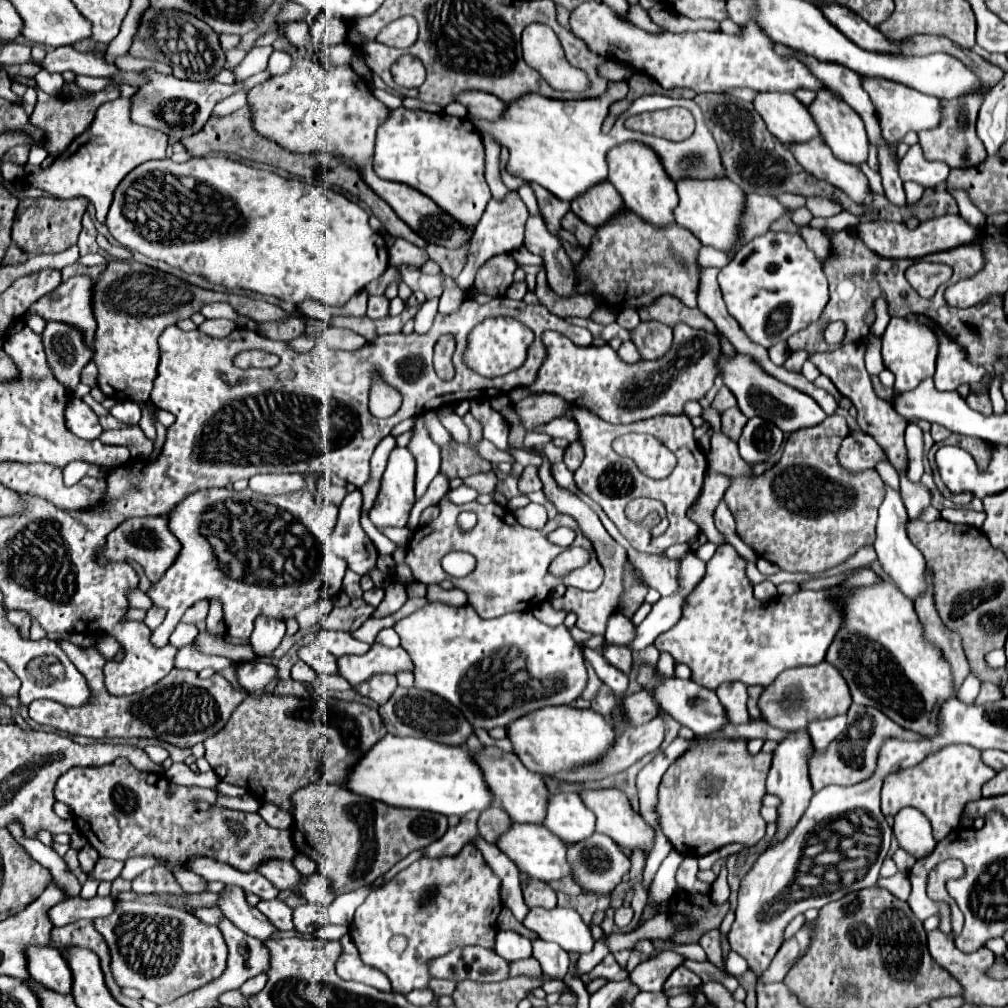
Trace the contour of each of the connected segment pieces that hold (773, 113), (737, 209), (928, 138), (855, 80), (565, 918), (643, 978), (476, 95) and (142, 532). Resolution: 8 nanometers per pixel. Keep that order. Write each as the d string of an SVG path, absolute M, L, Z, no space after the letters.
M759 92L753 106L767 124L767 130L783 144L807 142L819 136L809 110L793 94Z
M681 178L677 182L677 194L679 204L673 210L675 222L691 230L701 240L701 244L729 252L739 236L739 220L743 214L745 192L729 178Z
M965 94L953 100L939 100L941 102L941 124L933 130L921 130L919 132L919 144L923 148L925 158L929 160L941 160L949 164L951 168L969 168L977 166L977 162L983 162L987 158L987 152L983 148L983 142L975 134L975 120L977 112L985 100L985 94Z
M773 44L773 50L779 56L797 58L801 64L805 64L815 78L819 78L829 90L837 92L853 110L857 110L857 114L861 114L865 128L867 128L867 134L869 134L869 142L875 146L885 144L885 140L881 138L877 114L873 110L873 104L869 102L869 94L865 94L865 90L861 88L861 78L857 72L853 72L837 62L817 60L801 50L795 50L795 48L789 48L783 44Z
M531 908L523 920L523 926L535 932L541 940L555 942L567 952L575 950L585 954L595 946L591 928L575 910L569 908Z
M659 952L657 956L643 960L629 974L631 984L635 984L643 992L661 992L667 976L683 962L683 958L675 952Z
M465 90L465 92L457 94L455 100L461 102L471 114L485 118L485 120L497 120L505 110L505 104L495 94L489 94L489 92Z
M145 516L145 518L131 518L125 520L119 528L115 528L105 542L103 552L99 554L99 560L103 562L137 562L145 570L147 578L151 582L157 582L161 574L173 564L173 558L179 550L177 538L167 528L167 518L163 516Z

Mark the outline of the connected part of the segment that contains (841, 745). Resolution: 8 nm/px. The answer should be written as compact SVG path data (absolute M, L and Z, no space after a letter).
M851 704L849 706L849 722L847 722L847 732L835 738L823 752L813 750L809 758L809 780L813 786L813 792L819 792L823 786L829 784L841 784L841 786L851 786L857 784L869 774L873 774L875 764L877 764L877 750L881 748L881 742L889 736L897 738L921 738L915 732L903 730L899 724L895 724L891 718L887 718L881 710L869 708L869 706L859 706Z

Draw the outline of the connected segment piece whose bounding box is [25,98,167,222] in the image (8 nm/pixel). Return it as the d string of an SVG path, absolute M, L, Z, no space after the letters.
M117 98L97 110L93 126L85 134L77 136L51 168L41 170L41 166L27 164L25 178L37 178L37 188L57 198L75 198L75 196L89 198L89 202L97 210L97 220L105 222L105 214L111 206L117 184L139 164L147 160L165 158L165 150L167 150L167 136L161 130L135 124L131 120L129 98Z

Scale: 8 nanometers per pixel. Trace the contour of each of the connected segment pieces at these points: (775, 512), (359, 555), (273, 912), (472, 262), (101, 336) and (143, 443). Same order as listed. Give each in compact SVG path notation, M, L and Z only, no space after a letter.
M827 416L821 424L811 428L801 428L793 432L787 442L801 442L801 480L799 480L799 458L785 454L785 460L777 462L767 474L755 476L747 462L739 456L737 442L727 438L723 432L715 432L711 438L711 450L707 454L707 464L711 470L725 474L731 484L725 492L725 502L737 522L739 538L755 550L759 558L765 558L777 564L785 572L809 572L821 574L833 566L845 562L853 552L865 544L875 542L875 524L877 510L885 498L883 480L875 470L865 470L861 474L849 474L841 470L837 462L837 450L841 440L849 434L847 420L843 416Z
M361 490L349 492L339 508L337 528L333 532L333 552L347 560L349 568L357 574L367 574L377 562L377 548L359 524L361 518Z
M261 900L257 908L269 918L269 922L277 930L293 930L293 920L291 920L291 908L281 902L281 900Z
M511 194L509 198L505 198L505 202L489 202L487 210L483 214L483 218L479 220L479 224L475 226L475 232L471 236L471 240L467 242L469 246L469 254L467 254L467 262L463 272L457 278L457 286L463 288L465 292L473 286L475 274L477 270L491 258L497 254L507 254L517 250L523 244L523 232L525 232L525 222L529 218L529 212L525 208L525 204L521 202L521 198L517 194Z
M111 260L93 284L93 314L97 320L93 362L99 370L97 386L103 394L113 400L147 402L153 390L153 380L157 378L159 334L167 326L191 318L209 302L227 302L239 316L255 322L281 320L289 316L279 306L265 300L205 290L133 260Z
M127 426L121 430L107 430L99 436L99 440L103 444L111 444L111 446L127 446L131 450L133 458L149 458L149 454L151 454L149 440L145 438L145 434L139 426Z

